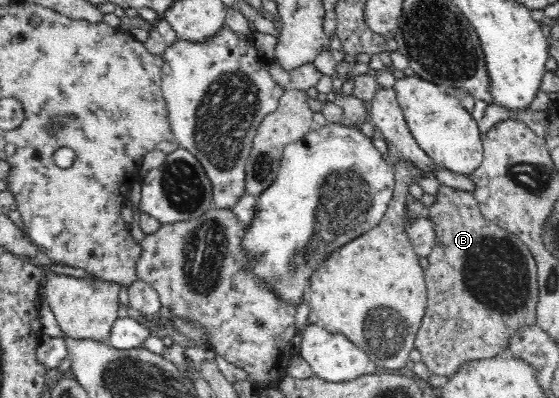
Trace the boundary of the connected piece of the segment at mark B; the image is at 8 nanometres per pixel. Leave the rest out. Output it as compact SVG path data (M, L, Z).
M441 185L440 190L436 193L436 203L427 208L426 213L434 223L436 229L436 243L433 250L427 255L427 266L424 268L424 280L426 281L427 290L427 309L420 325L420 330L415 336L415 345L422 355L422 361L429 368L432 374L435 375L451 375L454 374L464 363L477 361L495 357L496 355L509 355L508 345L510 339L520 334L527 326L537 325L536 309L539 299L538 290L538 271L537 264L531 250L523 241L514 233L499 227L495 222L489 221L482 216L479 204L473 197L471 192L464 192L458 189L453 189Z

